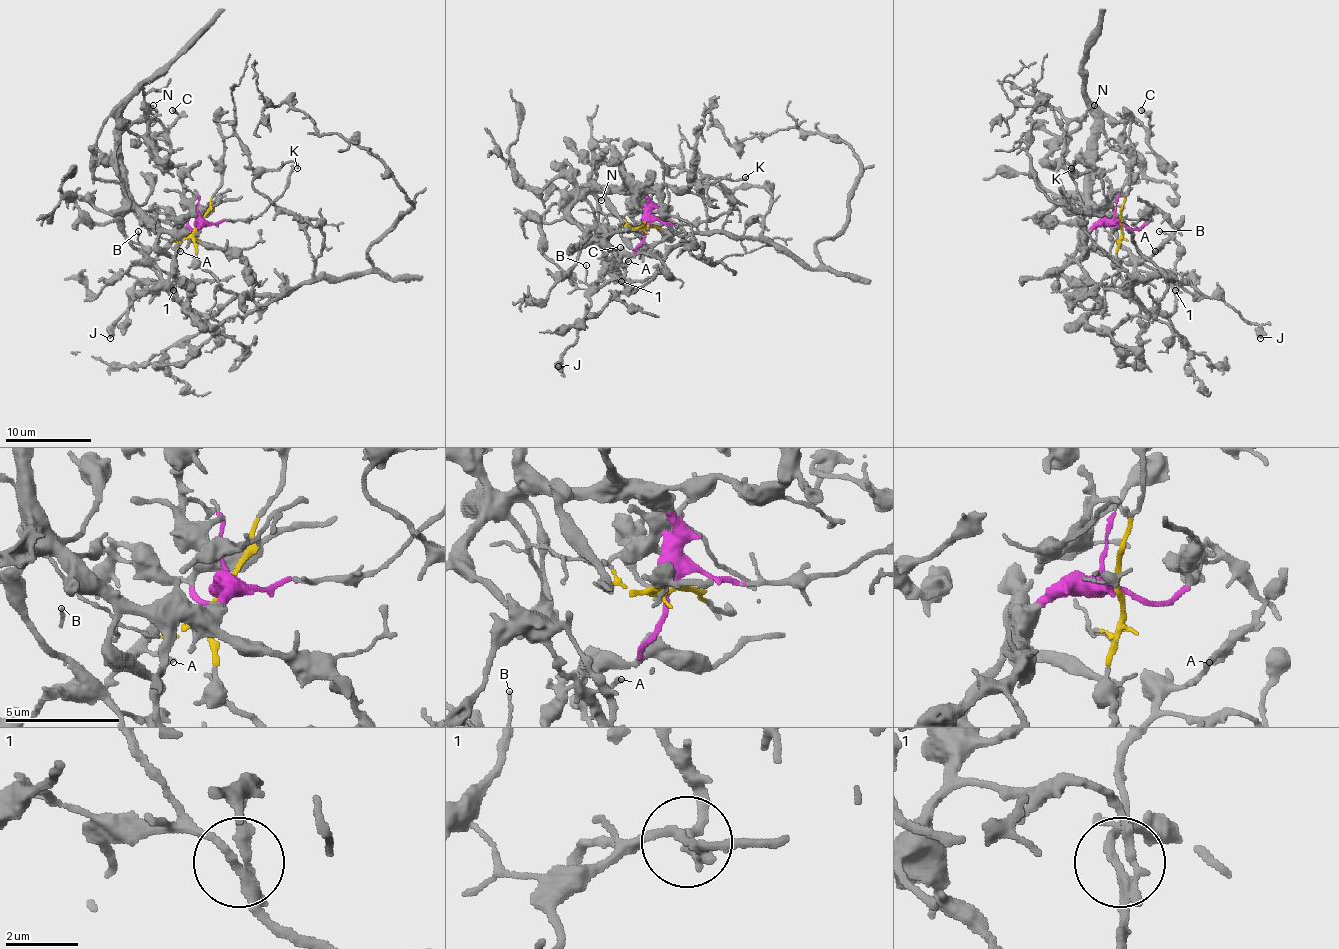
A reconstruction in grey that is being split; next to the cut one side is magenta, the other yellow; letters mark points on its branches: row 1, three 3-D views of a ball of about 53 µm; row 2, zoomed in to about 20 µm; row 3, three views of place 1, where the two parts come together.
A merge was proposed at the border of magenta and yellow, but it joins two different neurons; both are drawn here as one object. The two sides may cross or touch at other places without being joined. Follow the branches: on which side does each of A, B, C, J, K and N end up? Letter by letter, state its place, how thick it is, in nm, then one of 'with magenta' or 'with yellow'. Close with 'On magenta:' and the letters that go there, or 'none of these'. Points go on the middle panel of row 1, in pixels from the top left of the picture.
A: (628, 261) | 190 nm | with magenta
B: (586, 265) | 120 nm | with yellow
C: (620, 247) | 240 nm | with magenta
J: (558, 366) | 550 nm | with yellow
K: (745, 177) | 160 nm | with yellow
N: (601, 200) | 220 nm | with magenta
On magenta: A, C, N

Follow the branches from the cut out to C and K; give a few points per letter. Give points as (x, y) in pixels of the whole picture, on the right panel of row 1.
C: (1121, 224), (1095, 224), (1084, 230), (1086, 191), (1105, 116), (1149, 126), (1140, 109)
K: (1121, 224), (1114, 286), (1127, 293), (1129, 275), (1082, 228), (1084, 202), (1073, 161), (1071, 167)

